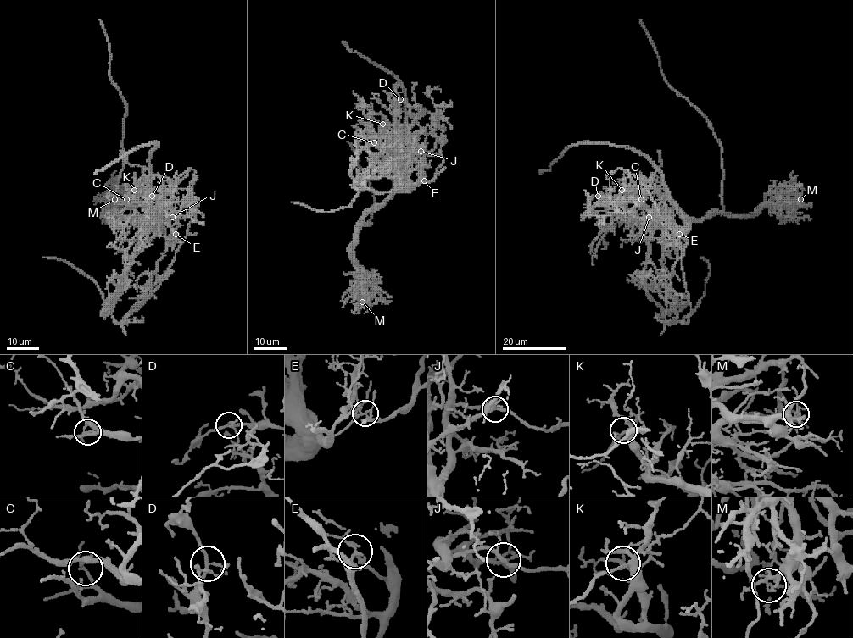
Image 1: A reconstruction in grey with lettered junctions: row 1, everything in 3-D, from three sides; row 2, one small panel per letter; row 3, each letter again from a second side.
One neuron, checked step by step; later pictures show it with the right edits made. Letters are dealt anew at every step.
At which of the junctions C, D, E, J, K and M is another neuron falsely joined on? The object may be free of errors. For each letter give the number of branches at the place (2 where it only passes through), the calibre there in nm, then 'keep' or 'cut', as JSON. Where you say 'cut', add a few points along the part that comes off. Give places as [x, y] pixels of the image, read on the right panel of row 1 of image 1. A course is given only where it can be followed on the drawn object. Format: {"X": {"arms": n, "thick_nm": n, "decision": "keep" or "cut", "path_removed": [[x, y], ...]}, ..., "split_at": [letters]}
{"C": {"arms": 3, "thick_nm": 140, "decision": "keep"}, "D": {"arms": 4, "thick_nm": 160, "decision": "cut", "path_removed": [[598, 195], [632, 190], [623, 169], [647, 191], [681, 246], [686, 323], [639, 273], [651, 269]]}, "E": {"arms": 5, "thick_nm": 150, "decision": "keep"}, "J": {"arms": 4, "thick_nm": 190, "decision": "keep"}, "K": {"arms": 4, "thick_nm": 200, "decision": "keep"}, "M": {"arms": 3, "thick_nm": 180, "decision": "keep"}, "split_at": ["D"]}

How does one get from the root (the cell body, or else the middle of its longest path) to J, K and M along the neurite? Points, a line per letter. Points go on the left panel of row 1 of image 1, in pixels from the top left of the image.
J: (142, 219), (160, 228), (161, 214), (172, 217)
K: (142, 219), (160, 228), (156, 215), (144, 204), (133, 199), (134, 190)
M: (142, 219), (106, 214), (119, 201), (114, 199)

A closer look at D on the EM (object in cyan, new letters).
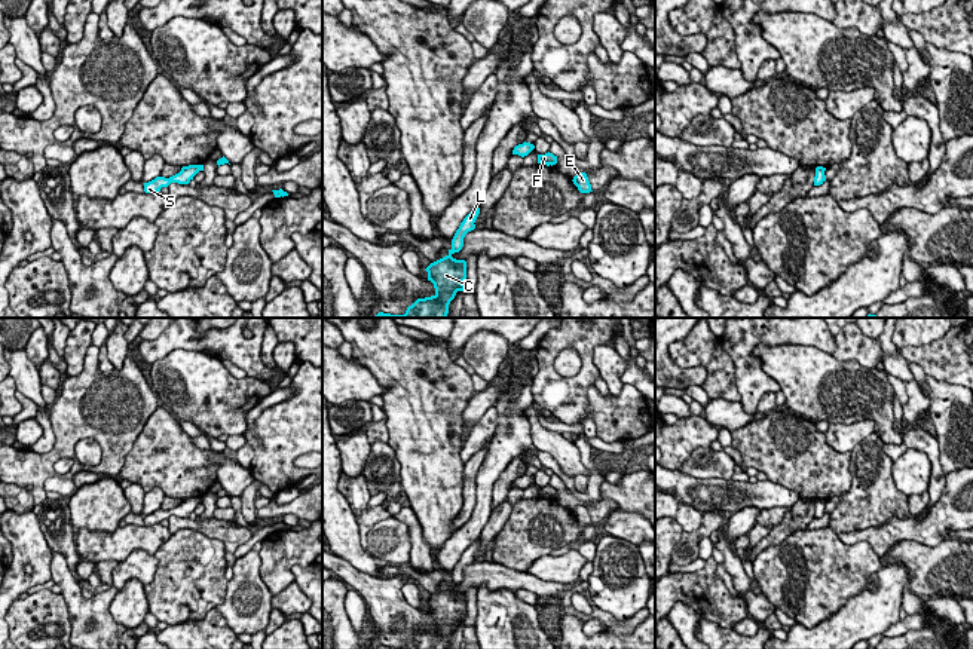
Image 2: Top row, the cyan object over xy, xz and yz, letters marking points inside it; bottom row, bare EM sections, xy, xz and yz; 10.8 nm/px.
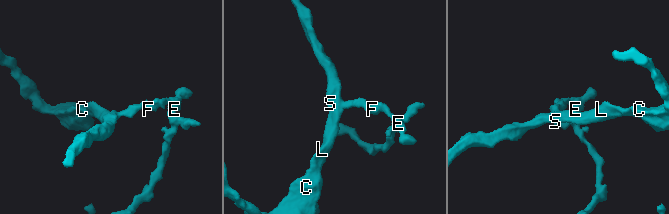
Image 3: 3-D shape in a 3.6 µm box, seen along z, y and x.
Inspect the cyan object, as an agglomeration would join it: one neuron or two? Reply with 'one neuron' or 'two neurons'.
two neurons

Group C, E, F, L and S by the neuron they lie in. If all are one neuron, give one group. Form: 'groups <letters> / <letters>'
groups C L S / E F

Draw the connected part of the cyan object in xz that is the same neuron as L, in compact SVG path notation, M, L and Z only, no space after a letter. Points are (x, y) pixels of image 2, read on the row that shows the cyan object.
M480 208L469 212L452 239L452 248L449 254L434 263L425 270L428 272L428 281L434 284L435 294L425 299L417 299L407 307L404 315L391 315L379 312L374 318L446 318L449 313L449 304L455 299L458 291L465 291L462 284L466 279L466 261L456 260L452 255L459 252L463 247L463 238L468 232L475 229L475 220L480 214Z

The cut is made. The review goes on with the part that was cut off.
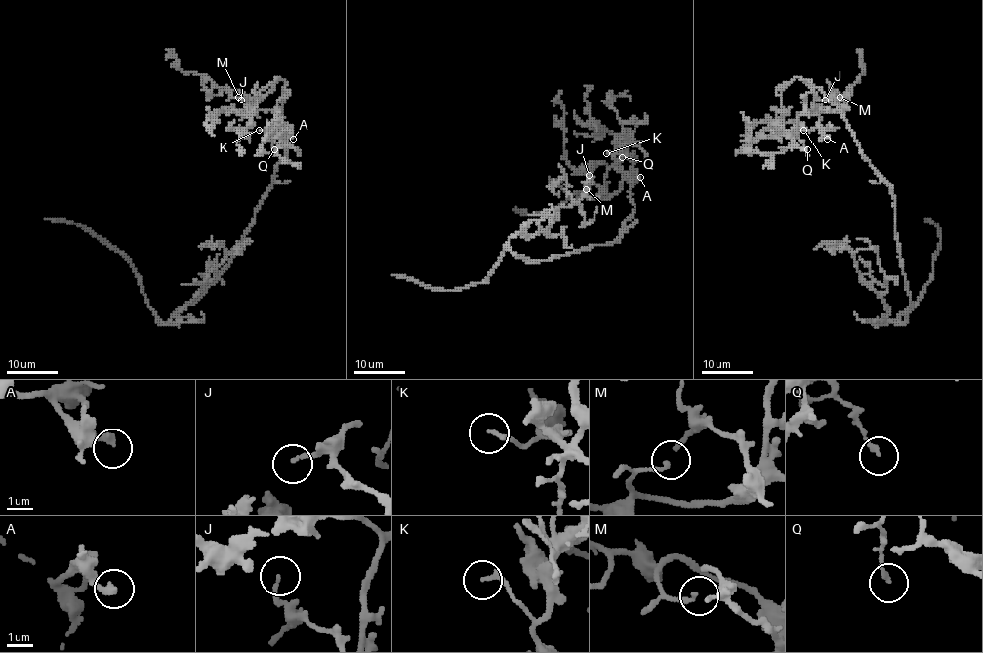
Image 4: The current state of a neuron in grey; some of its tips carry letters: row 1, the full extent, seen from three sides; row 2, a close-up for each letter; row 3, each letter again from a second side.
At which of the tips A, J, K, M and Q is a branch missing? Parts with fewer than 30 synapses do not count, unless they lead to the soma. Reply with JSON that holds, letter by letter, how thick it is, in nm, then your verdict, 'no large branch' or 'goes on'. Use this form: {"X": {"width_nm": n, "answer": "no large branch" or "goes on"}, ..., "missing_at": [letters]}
{"A": {"width_nm": 280, "answer": "no large branch"}, "J": {"width_nm": 140, "answer": "no large branch"}, "K": {"width_nm": 160, "answer": "no large branch"}, "M": {"width_nm": 130, "answer": "no large branch"}, "Q": {"width_nm": 150, "answer": "no large branch"}, "missing_at": []}

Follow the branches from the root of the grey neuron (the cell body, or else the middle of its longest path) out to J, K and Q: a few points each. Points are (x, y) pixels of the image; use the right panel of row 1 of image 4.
J: (894, 208), (892, 187), (863, 155), (843, 114), (803, 80), (821, 100), (842, 100), (845, 104), (825, 100)
K: (894, 208), (892, 187), (817, 88), (797, 119), (797, 131), (811, 131), (803, 130)
Q: (894, 208), (892, 187), (863, 155), (843, 114), (817, 88), (805, 96), (804, 110), (796, 124), (807, 149)

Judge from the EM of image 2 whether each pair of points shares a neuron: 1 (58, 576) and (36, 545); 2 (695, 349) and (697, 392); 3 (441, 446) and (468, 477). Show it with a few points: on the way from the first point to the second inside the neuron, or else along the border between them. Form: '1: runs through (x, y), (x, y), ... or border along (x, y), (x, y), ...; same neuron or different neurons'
1: border along (52, 551), (51, 578); different neurons
2: border along (700, 386), (709, 400); different neurons
3: border along (464, 465), (462, 505); different neurons

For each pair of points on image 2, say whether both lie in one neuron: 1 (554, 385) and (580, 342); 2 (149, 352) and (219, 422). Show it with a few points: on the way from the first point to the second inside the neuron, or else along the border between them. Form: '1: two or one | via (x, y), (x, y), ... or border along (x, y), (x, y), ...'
1: one | via (569, 385), (586, 372), (586, 357)
2: two | border along (192, 351), (173, 349), (150, 366)

